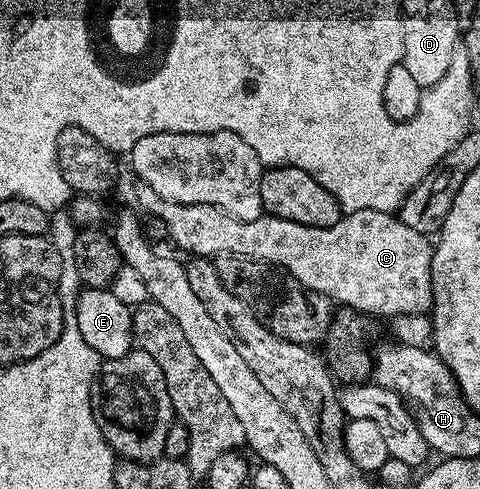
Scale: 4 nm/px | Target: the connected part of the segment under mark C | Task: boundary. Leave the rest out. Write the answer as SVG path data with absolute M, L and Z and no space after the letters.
M139 182L137 188L139 205L148 214L155 215L166 226L171 241L180 250L191 251L191 256L241 255L243 259L272 263L281 267L285 274L296 277L296 281L300 281L307 292L315 291L327 295L335 304L342 303L338 305L363 316L425 315L434 306L430 276L431 240L416 233L416 229L408 229L408 225L404 225L404 221L400 221L397 214L376 209L360 209L343 214L342 218L336 221L336 225L327 227L300 225L296 221L284 221L268 214L263 214L258 220L240 221L212 204L178 204L160 197L146 183Z

